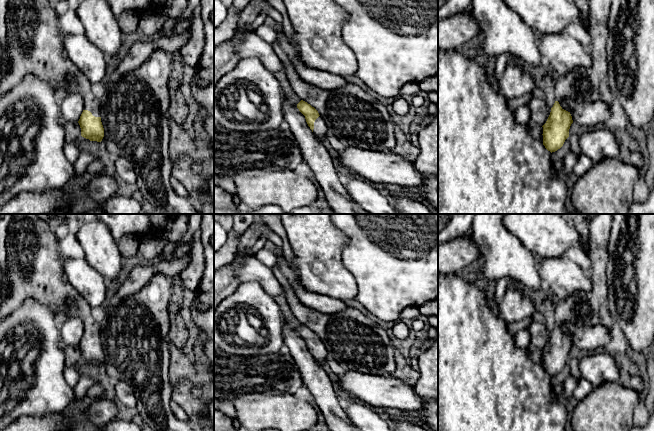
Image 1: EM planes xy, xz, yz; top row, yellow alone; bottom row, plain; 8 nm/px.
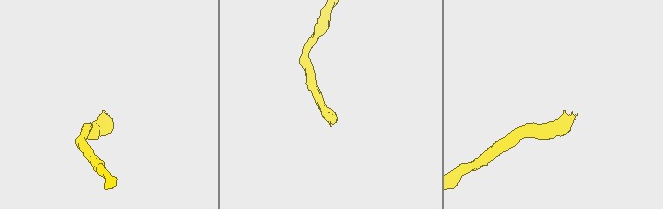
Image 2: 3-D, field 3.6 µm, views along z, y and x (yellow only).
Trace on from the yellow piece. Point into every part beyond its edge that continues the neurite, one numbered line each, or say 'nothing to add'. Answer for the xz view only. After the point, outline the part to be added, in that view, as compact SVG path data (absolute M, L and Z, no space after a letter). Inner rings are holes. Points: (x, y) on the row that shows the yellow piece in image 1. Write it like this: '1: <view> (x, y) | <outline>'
1: xz (320, 129) | M319 116L314 122L313 133L320 141L322 141L327 131L328 131L328 128L324 119L321 116Z

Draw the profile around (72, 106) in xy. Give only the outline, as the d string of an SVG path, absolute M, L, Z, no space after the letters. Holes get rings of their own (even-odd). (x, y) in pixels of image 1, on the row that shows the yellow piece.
M66 94L60 107L61 114L66 121L78 122L84 110L84 101L79 94Z

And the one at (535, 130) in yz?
M532 120L529 121L529 123L527 124L527 129L529 134L532 136L532 138L543 144L543 127L542 125L539 125L535 122L533 122Z

